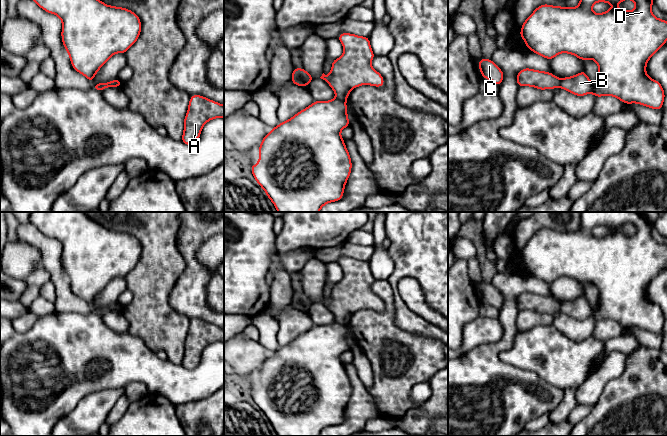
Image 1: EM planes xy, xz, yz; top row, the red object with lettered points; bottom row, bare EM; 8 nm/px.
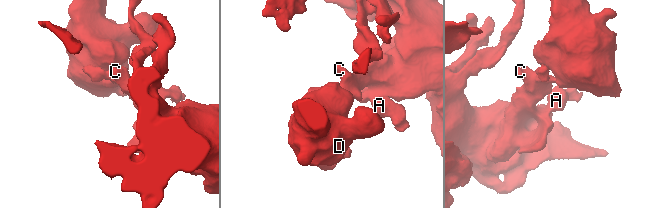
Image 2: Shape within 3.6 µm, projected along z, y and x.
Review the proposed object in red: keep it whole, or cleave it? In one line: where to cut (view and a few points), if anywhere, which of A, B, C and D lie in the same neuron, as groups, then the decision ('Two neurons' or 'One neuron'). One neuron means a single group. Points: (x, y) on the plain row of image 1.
Split along xz (336, 321), (344, 325). Groups: A C / B D. Two neurons

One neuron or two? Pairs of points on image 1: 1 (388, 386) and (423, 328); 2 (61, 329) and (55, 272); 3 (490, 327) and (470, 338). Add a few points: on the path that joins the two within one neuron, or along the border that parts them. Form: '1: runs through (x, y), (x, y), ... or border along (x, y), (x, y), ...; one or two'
1: border along (397, 325), (407, 331), (437, 340); two
2: border along (55, 311), (83, 313); two
3: runs through (485, 330), (475, 333); one

